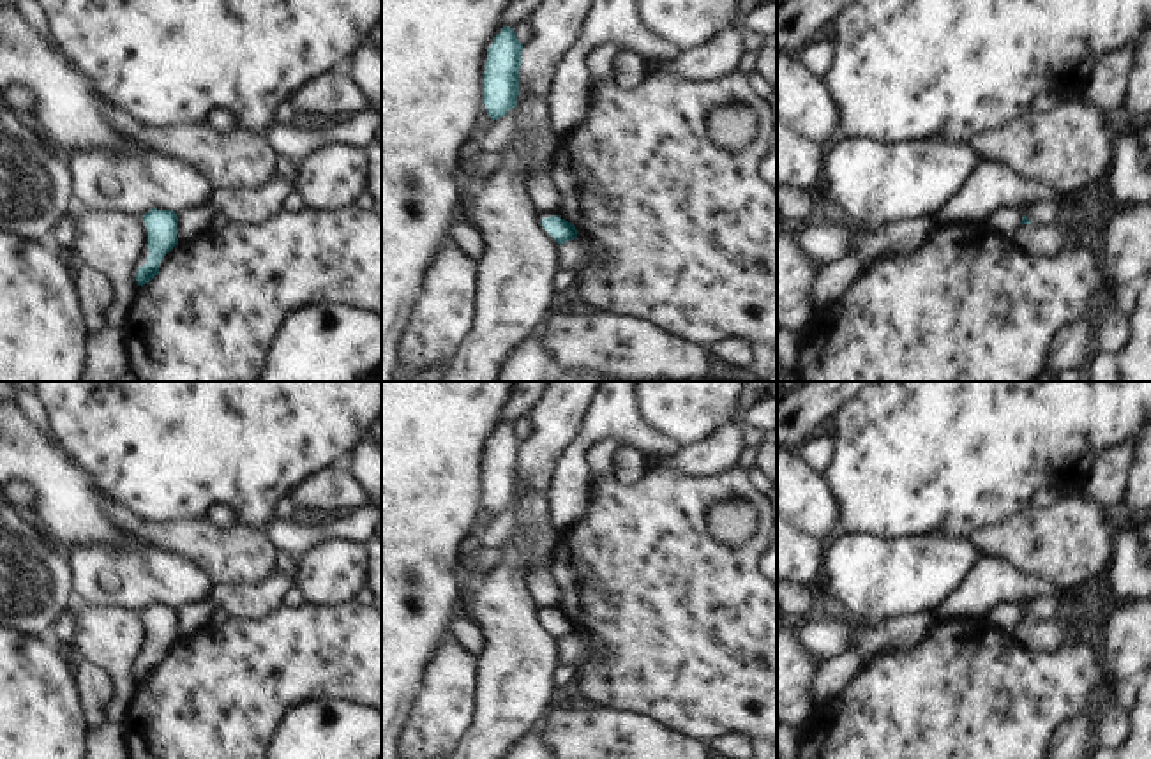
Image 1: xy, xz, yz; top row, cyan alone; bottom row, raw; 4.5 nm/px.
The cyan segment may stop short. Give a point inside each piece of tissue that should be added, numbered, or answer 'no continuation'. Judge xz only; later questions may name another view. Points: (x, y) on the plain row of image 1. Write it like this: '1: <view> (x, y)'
no continuation

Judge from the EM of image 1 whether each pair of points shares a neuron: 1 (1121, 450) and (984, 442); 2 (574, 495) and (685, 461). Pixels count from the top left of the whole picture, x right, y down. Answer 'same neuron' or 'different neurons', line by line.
1: different neurons
2: different neurons

